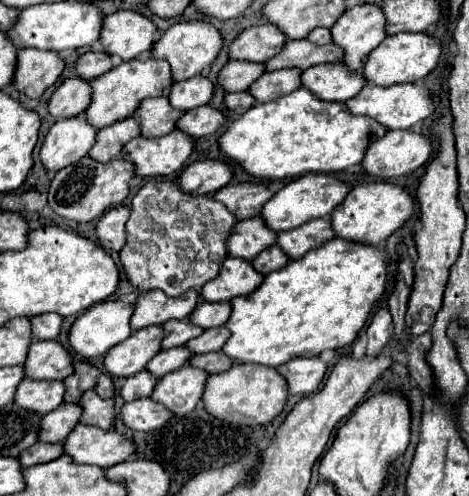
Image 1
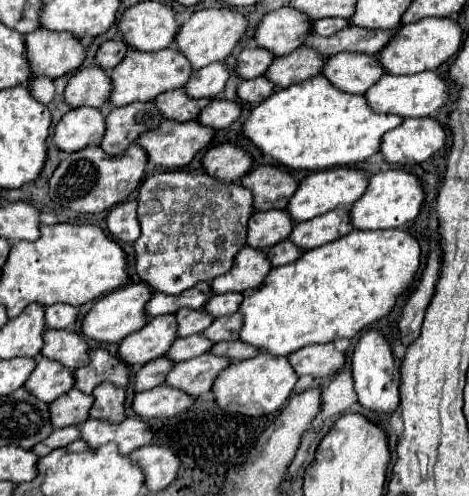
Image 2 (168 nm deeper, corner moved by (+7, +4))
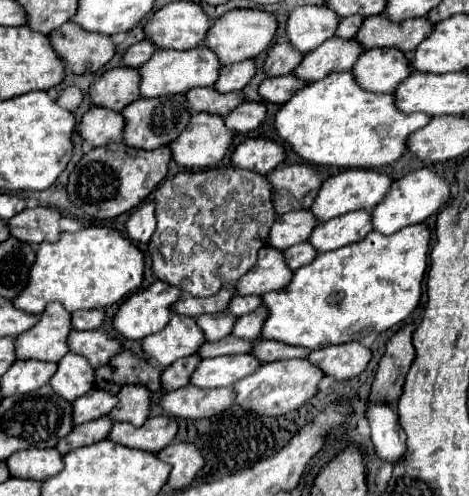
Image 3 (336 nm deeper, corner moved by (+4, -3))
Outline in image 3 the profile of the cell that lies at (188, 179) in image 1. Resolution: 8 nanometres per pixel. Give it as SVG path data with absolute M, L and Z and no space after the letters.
M257 137L257 139L243 141L235 149L231 161L241 169L249 169L249 171L267 175L275 167L279 167L285 161L285 157L287 157L287 153L285 153L283 143L279 143L275 139Z

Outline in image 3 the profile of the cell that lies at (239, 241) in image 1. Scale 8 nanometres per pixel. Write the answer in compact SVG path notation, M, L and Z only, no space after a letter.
M309 209L279 215L277 223L271 227L269 245L279 251L285 251L297 243L303 243L311 237L317 223L317 217Z

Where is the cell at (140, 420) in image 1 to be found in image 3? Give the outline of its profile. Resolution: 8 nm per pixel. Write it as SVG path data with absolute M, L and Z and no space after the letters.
M193 385L165 393L161 407L171 417L203 419L227 411L235 403L235 391L229 387L199 389Z

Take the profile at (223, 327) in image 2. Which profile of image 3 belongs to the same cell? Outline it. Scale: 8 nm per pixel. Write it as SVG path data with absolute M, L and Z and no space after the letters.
M261 305L253 313L239 317L237 323L235 323L235 327L233 327L233 335L241 337L241 339L257 339L261 335L261 327L263 327L267 315L269 315L267 307Z

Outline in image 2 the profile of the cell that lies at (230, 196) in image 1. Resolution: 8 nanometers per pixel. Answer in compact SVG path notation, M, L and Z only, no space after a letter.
M256 166L240 178L240 186L252 192L254 210L284 208L296 184L298 182L280 166Z

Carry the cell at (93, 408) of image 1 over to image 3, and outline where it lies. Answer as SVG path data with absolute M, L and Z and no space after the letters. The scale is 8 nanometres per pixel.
M141 383L125 385L117 397L119 397L119 403L109 413L113 421L129 421L135 427L147 421L151 411L151 391L145 385Z

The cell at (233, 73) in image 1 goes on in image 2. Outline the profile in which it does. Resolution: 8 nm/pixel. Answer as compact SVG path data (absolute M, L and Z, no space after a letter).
M244 48L238 54L238 64L234 68L234 72L238 74L240 80L250 80L250 78L258 78L262 76L270 62L274 60L274 56L268 50L260 50L260 48Z

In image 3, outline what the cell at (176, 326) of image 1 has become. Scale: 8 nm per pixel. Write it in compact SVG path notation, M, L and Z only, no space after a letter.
M223 311L223 313L213 313L213 315L199 315L195 317L195 321L199 321L199 327L203 329L207 341L221 341L231 335L237 317Z

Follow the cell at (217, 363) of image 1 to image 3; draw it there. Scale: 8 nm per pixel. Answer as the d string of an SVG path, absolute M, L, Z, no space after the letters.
M261 341L253 347L253 355L261 359L263 363L267 361L277 361L277 359L293 359L293 357L309 357L311 349L305 347L295 347L287 343L277 343L277 341Z

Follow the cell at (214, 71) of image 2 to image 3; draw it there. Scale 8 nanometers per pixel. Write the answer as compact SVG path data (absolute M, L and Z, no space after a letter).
M247 59L241 63L233 63L233 65L225 65L223 71L219 73L217 79L217 87L223 93L231 93L231 91L239 91L243 89L255 75L255 61Z

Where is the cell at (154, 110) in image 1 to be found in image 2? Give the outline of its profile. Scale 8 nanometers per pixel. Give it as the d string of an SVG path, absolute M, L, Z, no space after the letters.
M172 90L172 92L164 92L160 96L154 98L156 108L160 110L160 114L166 120L176 120L176 122L186 122L186 120L194 120L196 114L210 102L210 98L200 98L200 100L192 100L188 96L184 96L184 90Z

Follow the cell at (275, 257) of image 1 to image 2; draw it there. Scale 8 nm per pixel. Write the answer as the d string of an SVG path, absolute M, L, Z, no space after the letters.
M282 240L282 242L274 244L274 246L270 246L268 252L266 252L272 266L284 266L288 262L294 262L300 254L302 254L302 250L296 248L290 240Z

